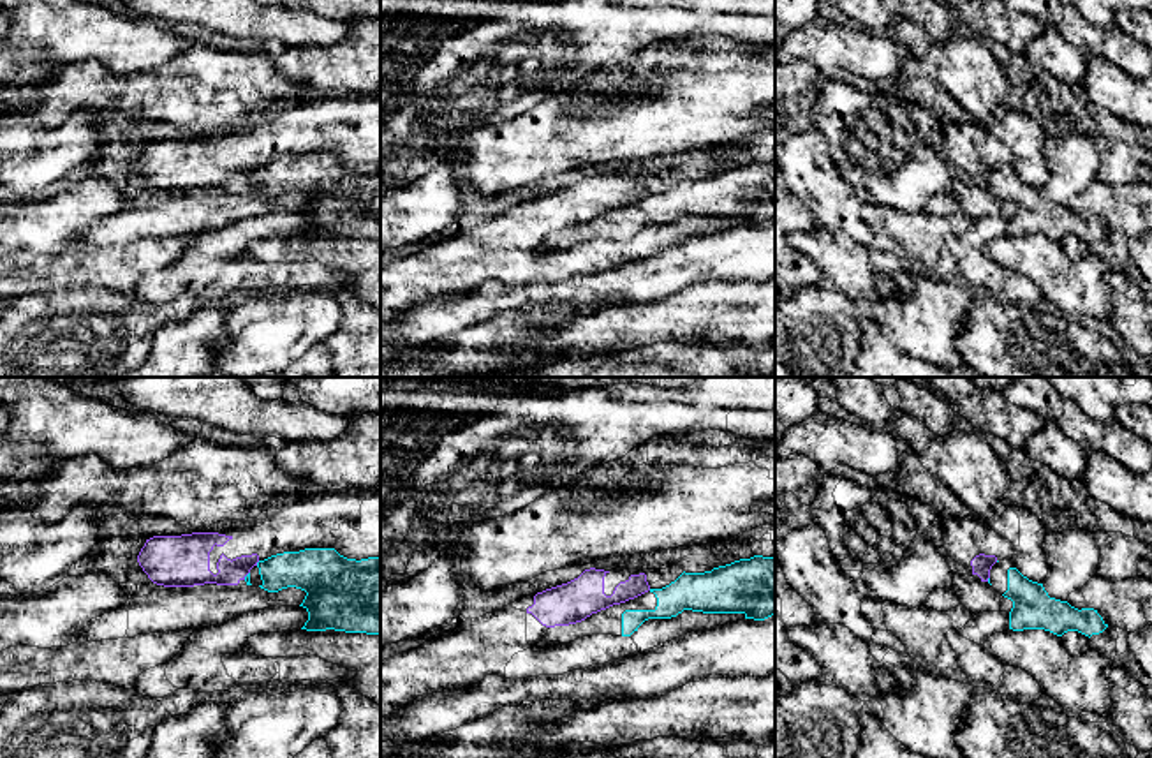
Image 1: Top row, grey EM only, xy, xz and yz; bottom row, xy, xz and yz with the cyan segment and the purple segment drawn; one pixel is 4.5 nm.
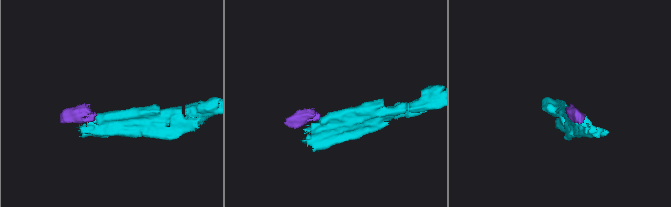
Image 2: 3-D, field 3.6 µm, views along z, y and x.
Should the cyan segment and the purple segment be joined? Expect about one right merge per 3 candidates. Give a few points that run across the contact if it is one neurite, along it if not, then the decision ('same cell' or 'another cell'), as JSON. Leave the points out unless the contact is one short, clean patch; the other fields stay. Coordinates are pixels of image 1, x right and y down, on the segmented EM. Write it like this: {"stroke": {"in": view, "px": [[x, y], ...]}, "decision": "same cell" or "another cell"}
{"stroke": {"in": "xy", "px": [[259, 561], [256, 564]]}, "decision": "another cell"}

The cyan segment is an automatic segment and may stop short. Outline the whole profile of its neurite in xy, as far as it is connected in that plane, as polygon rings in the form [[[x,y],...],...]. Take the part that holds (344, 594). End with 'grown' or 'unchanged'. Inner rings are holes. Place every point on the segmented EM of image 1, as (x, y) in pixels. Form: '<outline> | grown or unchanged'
[[[305,548],[259,561],[238,585],[306,592],[306,631],[380,635],[380,557],[347,559],[335,548]]] | grown

